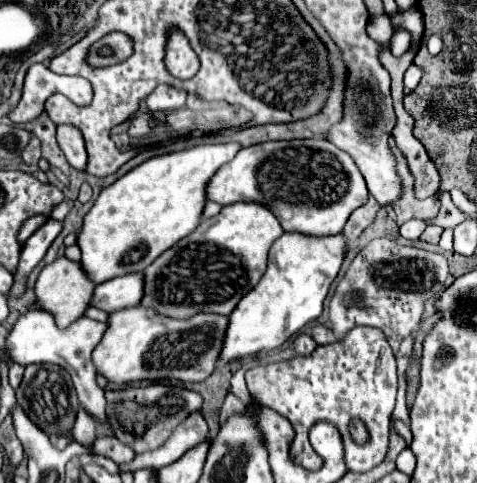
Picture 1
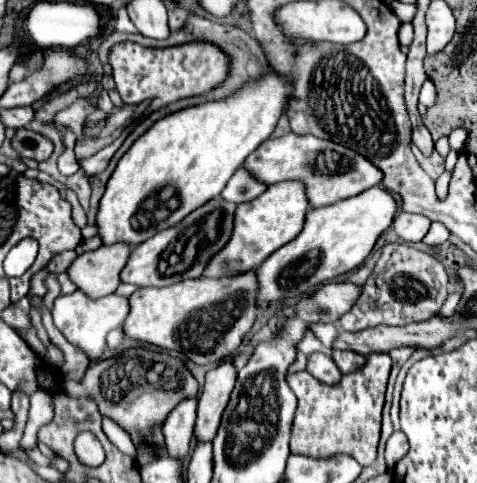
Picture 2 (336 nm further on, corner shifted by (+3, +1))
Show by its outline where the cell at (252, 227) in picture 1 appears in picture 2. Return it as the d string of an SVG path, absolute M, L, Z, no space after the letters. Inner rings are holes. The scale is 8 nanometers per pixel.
M298 180L272 184L256 200L238 204L232 238L208 262L202 276L210 276L210 278L236 276L236 274L242 274L246 270L258 268L272 252L276 252L280 246L288 244L290 240L294 240L300 234L308 210L310 210L310 204L306 200L306 188L302 188L302 184L298 184Z

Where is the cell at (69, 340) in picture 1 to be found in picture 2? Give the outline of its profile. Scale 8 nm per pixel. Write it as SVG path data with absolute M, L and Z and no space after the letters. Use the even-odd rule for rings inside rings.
M76 290L68 296L58 296L52 308L52 316L54 316L54 324L56 328L76 346L80 346L90 360L98 360L106 348L106 334L112 328L122 326L122 322L126 320L130 310L128 298L126 296L118 296L118 294L110 294L106 298L98 298L92 300L88 298L82 290Z

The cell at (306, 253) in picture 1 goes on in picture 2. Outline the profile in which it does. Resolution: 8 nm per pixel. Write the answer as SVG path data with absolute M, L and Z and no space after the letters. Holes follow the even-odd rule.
M382 184L326 208L312 208L300 236L286 244L286 248L274 252L274 256L270 256L270 260L256 270L260 284L258 302L302 296L312 290L312 286L358 268L374 248L378 236L392 224L396 210L398 204L394 196Z

